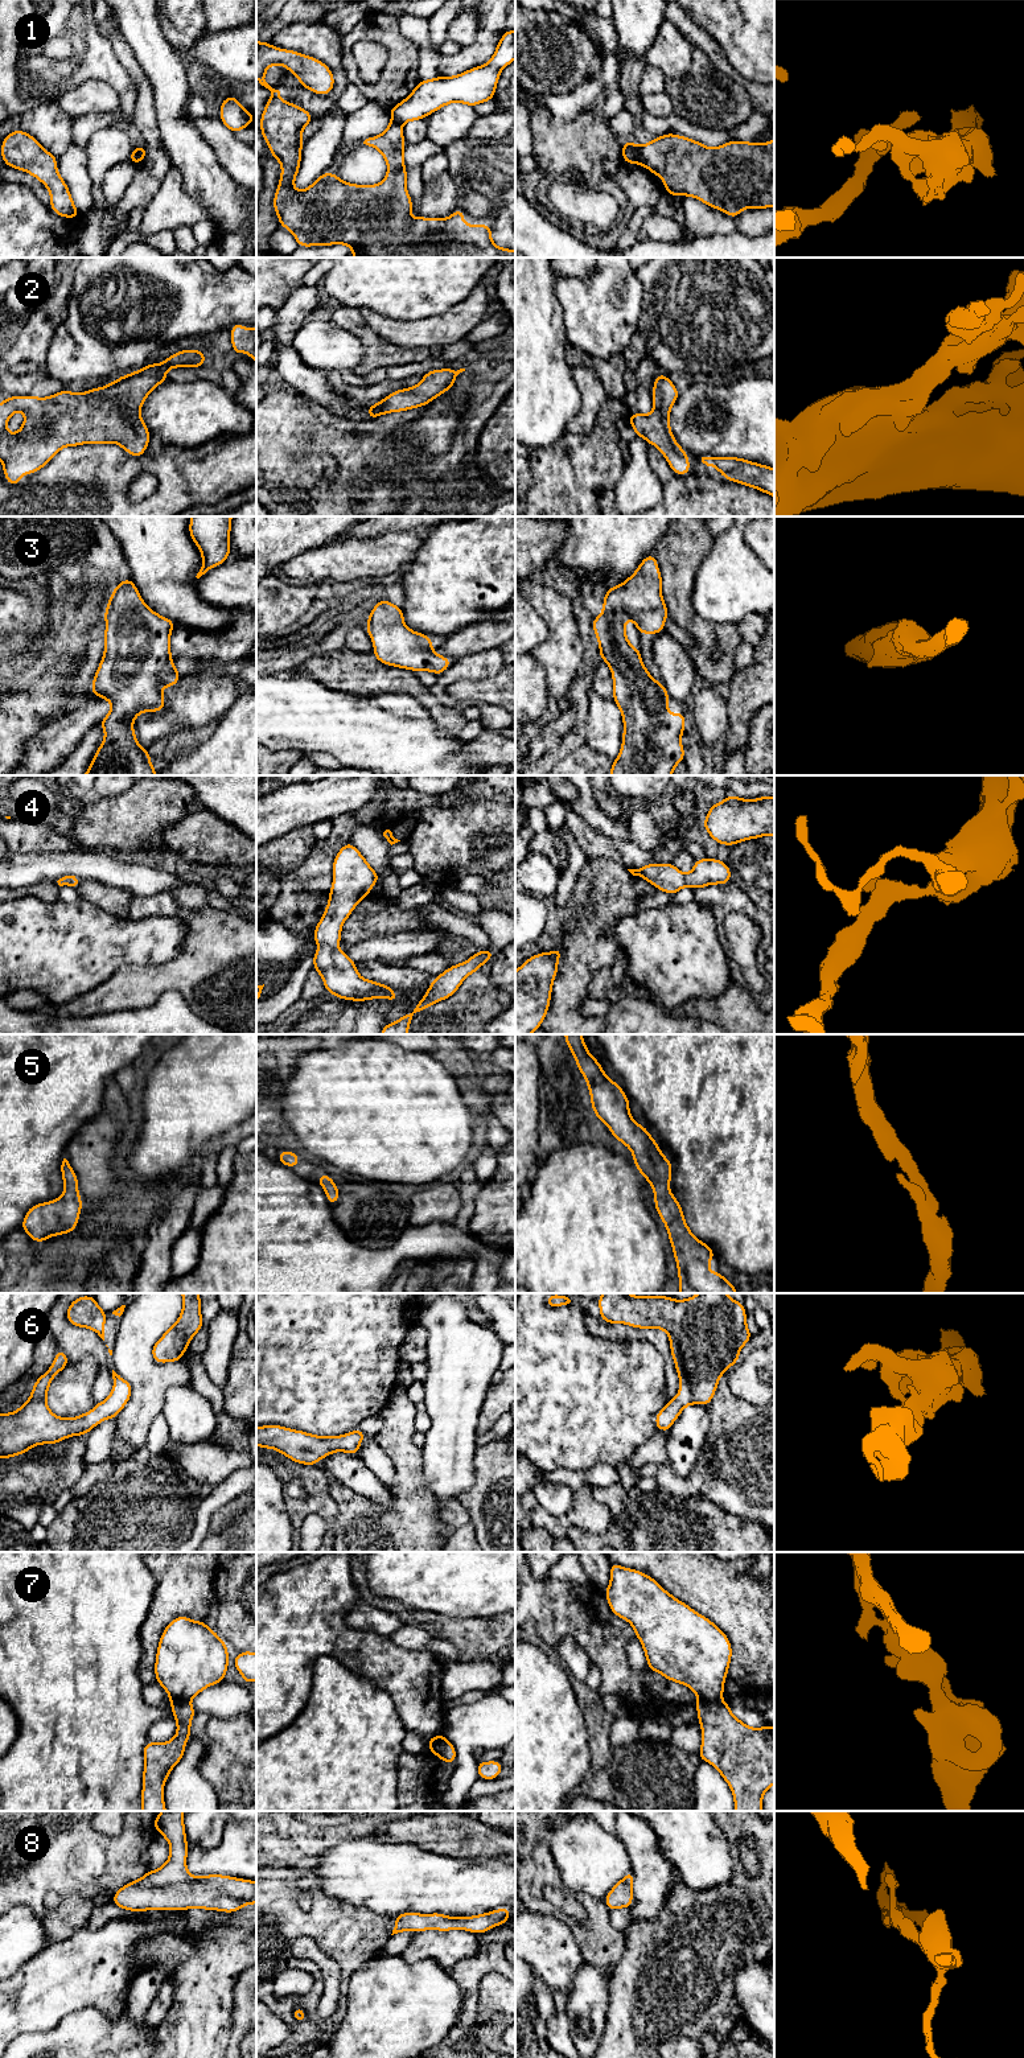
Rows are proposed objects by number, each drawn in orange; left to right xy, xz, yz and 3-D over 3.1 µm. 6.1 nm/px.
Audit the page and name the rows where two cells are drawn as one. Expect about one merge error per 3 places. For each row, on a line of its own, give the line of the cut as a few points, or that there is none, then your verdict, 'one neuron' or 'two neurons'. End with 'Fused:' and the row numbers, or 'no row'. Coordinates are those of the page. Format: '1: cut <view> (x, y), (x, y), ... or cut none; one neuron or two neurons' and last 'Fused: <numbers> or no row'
1: cut xy (139, 147), (138, 163); two neurons
2: cut none; one neuron
3: cut none; one neuron
4: cut none; one neuron
5: cut none; one neuron
6: cut none; one neuron
7: cut xz (445, 1738), (439, 1749), (441, 1760); two neurons
8: cut none; one neuron
Fused: 1, 7

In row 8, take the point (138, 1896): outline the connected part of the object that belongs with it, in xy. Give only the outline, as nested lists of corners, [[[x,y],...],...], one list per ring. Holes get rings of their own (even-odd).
[[[161,1811],[153,1822],[153,1829],[159,1831],[169,1841],[170,1853],[166,1863],[148,1870],[141,1878],[122,1886],[114,1896],[112,1902],[124,1910],[189,1910],[193,1907],[235,1913],[244,1905],[256,1903],[256,1881],[223,1876],[192,1876],[186,1869],[188,1841],[184,1826],[184,1811]]]

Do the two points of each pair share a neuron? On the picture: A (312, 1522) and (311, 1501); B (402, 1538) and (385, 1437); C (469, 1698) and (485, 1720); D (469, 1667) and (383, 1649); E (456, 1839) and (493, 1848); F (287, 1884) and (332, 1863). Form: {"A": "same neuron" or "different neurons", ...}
{"A": "different neurons", "B": "same neuron", "C": "different neurons", "D": "different neurons", "E": "same neuron", "F": "different neurons"}

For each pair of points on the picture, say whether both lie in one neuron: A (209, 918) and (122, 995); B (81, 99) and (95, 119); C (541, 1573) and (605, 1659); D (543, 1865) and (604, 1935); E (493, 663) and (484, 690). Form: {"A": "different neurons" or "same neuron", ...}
{"A": "same neuron", "B": "different neurons", "C": "different neurons", "D": "same neuron", "E": "different neurons"}

